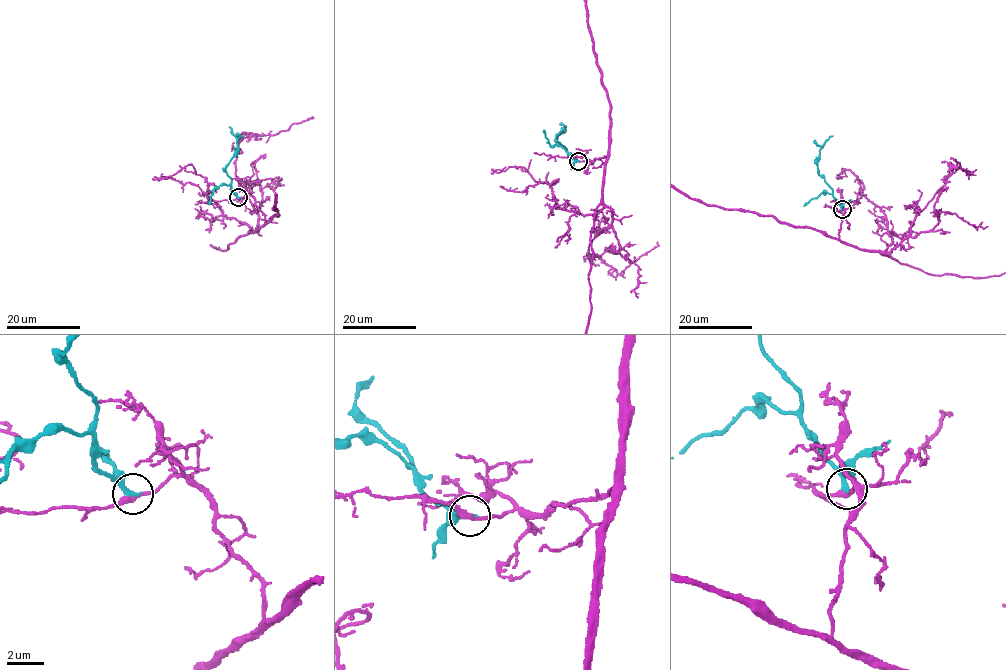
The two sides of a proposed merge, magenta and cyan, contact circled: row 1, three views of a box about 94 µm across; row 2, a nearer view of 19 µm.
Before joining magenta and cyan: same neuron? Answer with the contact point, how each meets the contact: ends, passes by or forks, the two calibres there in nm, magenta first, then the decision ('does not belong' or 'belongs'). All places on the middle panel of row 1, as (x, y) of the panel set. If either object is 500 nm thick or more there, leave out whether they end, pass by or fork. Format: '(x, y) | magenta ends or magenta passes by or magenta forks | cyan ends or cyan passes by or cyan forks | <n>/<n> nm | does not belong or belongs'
(578, 161) | magenta passes by | cyan ends | 280/280 nm | does not belong

